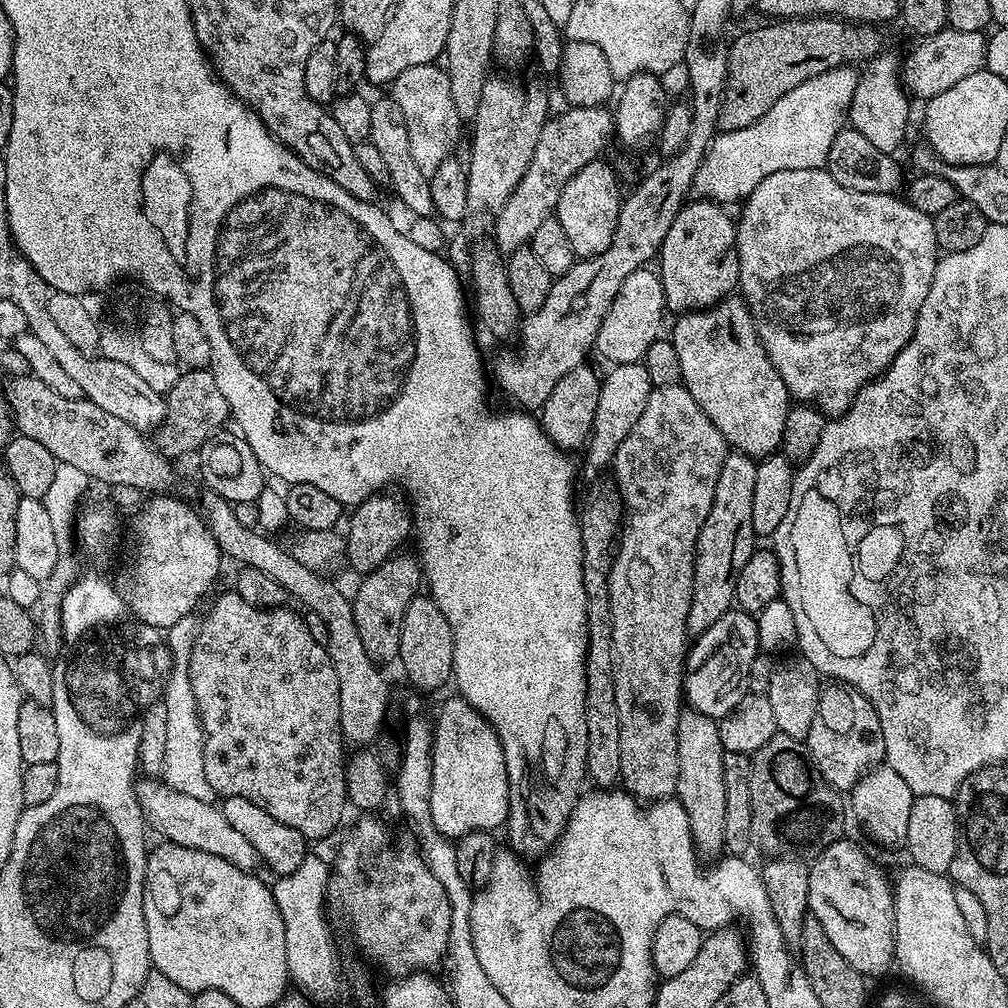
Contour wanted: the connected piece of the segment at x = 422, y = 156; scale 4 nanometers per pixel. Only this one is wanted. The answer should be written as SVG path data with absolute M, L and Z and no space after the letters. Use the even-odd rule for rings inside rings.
M439 63L423 64L422 66L410 66L402 70L402 74L390 85L390 95L393 100L402 106L402 118L406 118L406 130L410 134L410 154L414 154L414 162L425 170L431 170L438 166L447 156L453 155L456 139L460 136L460 124L462 117L454 106L454 94L450 94L450 78L447 71Z

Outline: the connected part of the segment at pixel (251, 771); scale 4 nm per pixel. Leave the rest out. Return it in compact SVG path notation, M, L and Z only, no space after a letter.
M235 590L224 592L208 608L204 620L199 621L196 637L188 652L188 688L192 692L192 700L196 703L195 715L198 727L204 732L204 769L206 782L210 782L213 793L223 798L246 798L246 802L254 802L254 806L262 806L266 814L278 818L285 826L292 826L309 842L328 836L340 824L346 809L346 793L344 791L344 769L346 767L345 741L340 734L340 695L338 694L338 674L334 674L334 666L328 657L328 649L321 641L310 634L304 624L304 617L298 611L291 612L287 606L257 607L247 604Z

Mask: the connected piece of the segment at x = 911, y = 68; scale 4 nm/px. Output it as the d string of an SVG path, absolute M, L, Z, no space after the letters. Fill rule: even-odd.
M944 27L938 34L921 39L920 45L909 54L902 64L902 84L913 97L921 96L924 102L930 101L942 90L950 90L962 78L984 68L987 35L974 30L954 30Z

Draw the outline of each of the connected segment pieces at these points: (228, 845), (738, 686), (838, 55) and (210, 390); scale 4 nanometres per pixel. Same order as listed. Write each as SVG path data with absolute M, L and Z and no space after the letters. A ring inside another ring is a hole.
M146 778L141 779L134 789L145 821L151 827L153 824L167 843L217 856L243 870L255 869L253 867L258 864L256 851L246 838L242 838L242 834L238 834L238 830L234 830L234 826L230 826L230 822L226 822L223 811L217 805L215 808L215 803L178 794L178 790L163 782L151 782Z
M729 610L725 616L718 618L712 626L707 628L701 636L695 637L694 643L689 647L684 661L684 687L683 695L690 703L691 711L701 712L703 716L719 718L725 716L744 697L748 667L750 662L758 655L760 643L756 633L756 621L749 613L739 610Z
M813 16L811 18L780 18L775 22L764 22L761 28L752 28L744 32L732 45L727 45L728 73L724 83L722 94L722 106L718 110L717 129L720 132L730 130L742 130L754 122L758 122L794 86L806 82L823 72L829 72L835 68L852 66L855 60L871 61L881 55L880 47L884 44L884 36L879 27L874 24L861 24L859 22L845 22L840 18L827 16Z
M202 368L181 371L176 385L166 394L166 403L168 409L163 424L154 433L154 444L169 458L195 453L213 432L225 427L224 419L227 421L230 416L226 398L222 398L222 390L218 390L218 382L211 371Z

